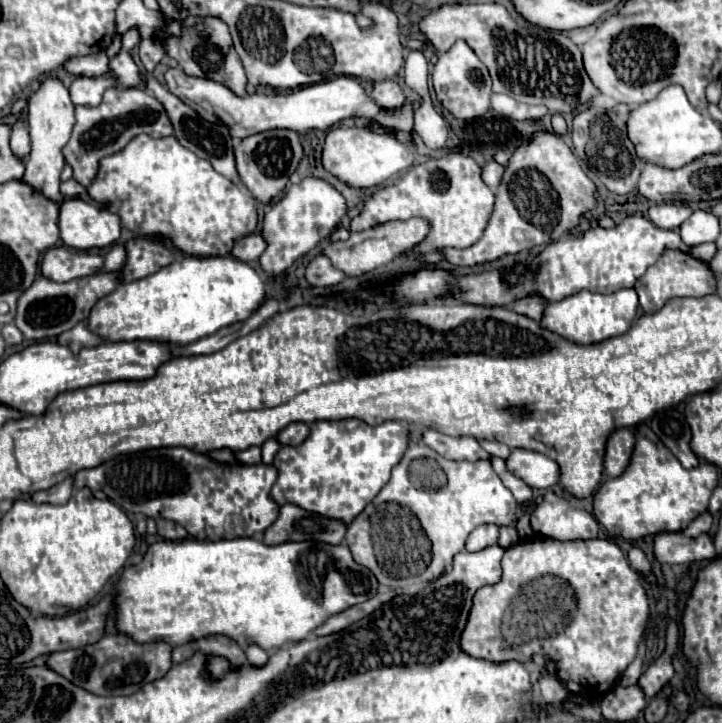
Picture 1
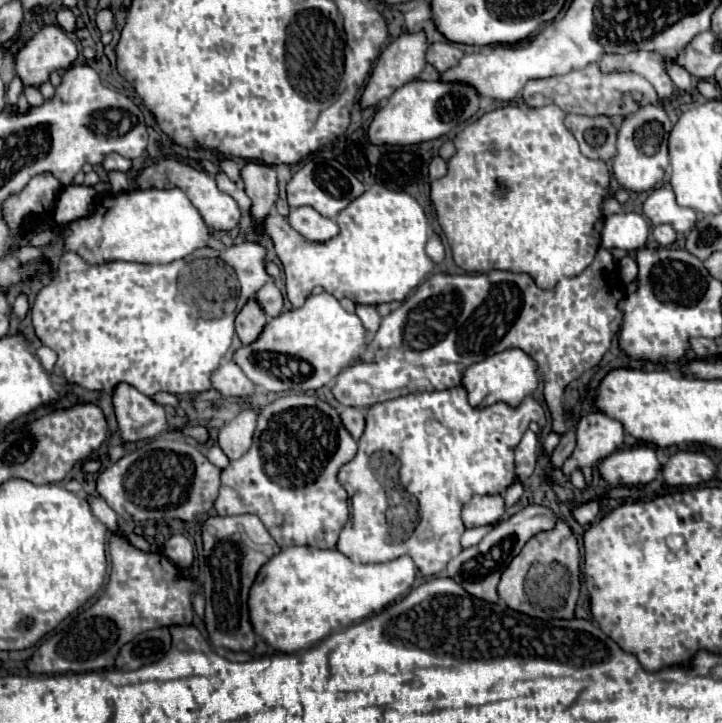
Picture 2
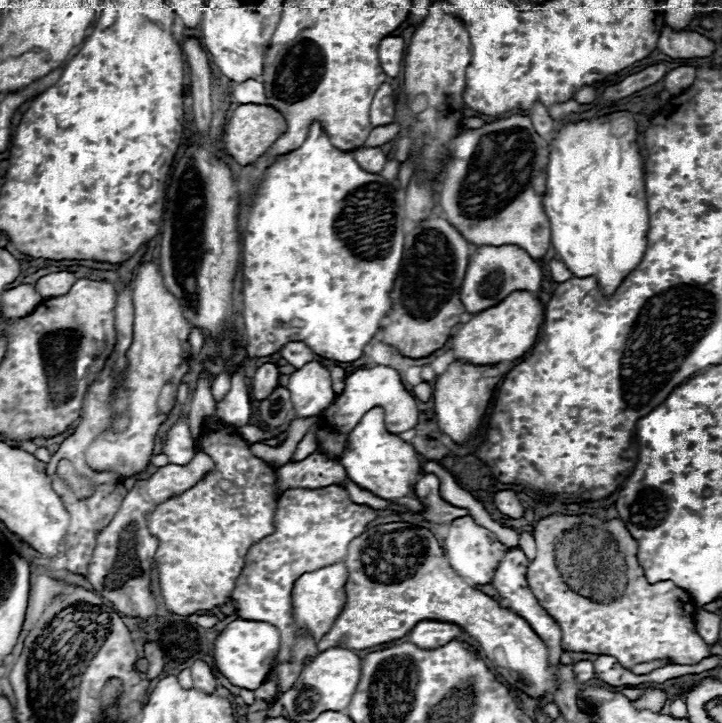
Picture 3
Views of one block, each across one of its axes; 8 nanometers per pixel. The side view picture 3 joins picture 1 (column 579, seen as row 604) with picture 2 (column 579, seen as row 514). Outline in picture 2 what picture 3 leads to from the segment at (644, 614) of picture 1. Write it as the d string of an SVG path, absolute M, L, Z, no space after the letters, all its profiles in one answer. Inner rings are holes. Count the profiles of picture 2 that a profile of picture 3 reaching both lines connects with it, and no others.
M558 520L554 530L540 532L534 538L530 538L528 544L522 548L522 552L510 562L510 566L504 570L504 574L500 578L498 594L506 602L506 606L516 612L522 612L522 614L528 614L534 618L550 616L550 618L572 620L574 606L578 600L578 574L580 574L578 540L570 532L570 528L562 520Z

